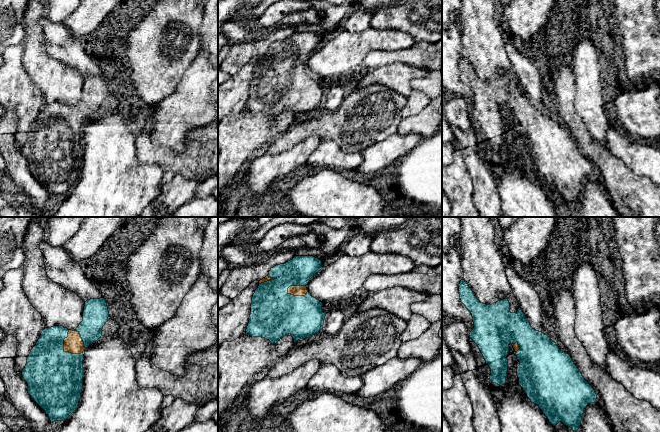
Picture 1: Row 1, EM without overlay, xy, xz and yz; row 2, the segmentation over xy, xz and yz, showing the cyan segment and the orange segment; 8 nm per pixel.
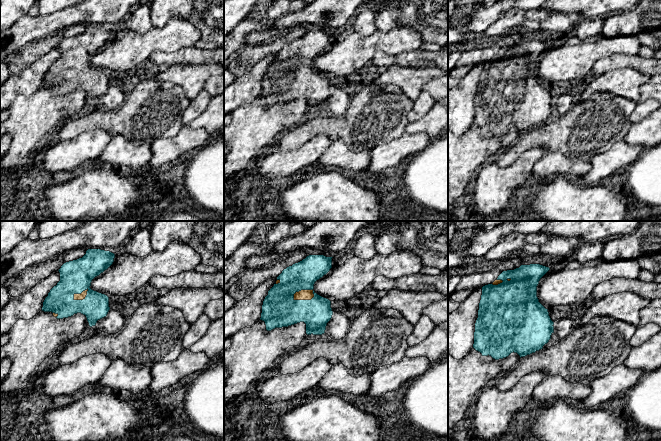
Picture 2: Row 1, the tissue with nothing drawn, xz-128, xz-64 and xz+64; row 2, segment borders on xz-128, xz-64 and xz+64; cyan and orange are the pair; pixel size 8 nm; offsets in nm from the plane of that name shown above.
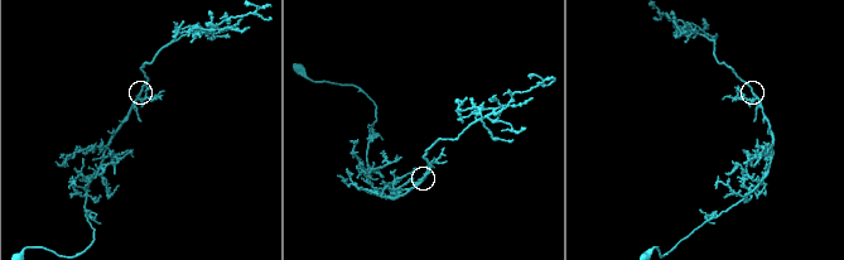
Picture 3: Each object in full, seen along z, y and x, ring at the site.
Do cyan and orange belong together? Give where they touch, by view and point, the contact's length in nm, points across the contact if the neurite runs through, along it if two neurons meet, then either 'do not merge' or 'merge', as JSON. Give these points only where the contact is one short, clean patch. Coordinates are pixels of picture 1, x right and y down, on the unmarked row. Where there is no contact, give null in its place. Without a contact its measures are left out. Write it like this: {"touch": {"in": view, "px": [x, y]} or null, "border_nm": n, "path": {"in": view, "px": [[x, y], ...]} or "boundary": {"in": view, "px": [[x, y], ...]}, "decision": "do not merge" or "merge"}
{"touch": {"in": "xy", "px": [63, 125]}, "border_nm": 220, "decision": "merge"}

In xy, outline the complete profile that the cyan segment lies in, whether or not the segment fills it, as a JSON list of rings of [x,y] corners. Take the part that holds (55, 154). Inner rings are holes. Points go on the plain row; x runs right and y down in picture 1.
[[[103,73],[87,76],[83,97],[74,107],[63,102],[45,104],[32,124],[22,152],[28,160],[29,171],[45,187],[51,199],[66,196],[78,183],[83,165],[85,125],[101,114],[108,93],[109,87]]]

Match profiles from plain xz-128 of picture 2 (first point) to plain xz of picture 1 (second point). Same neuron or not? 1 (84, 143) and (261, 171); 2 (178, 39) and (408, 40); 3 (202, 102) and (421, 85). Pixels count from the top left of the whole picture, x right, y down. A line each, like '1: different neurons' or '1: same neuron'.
1: same neuron
2: same neuron
3: different neurons

